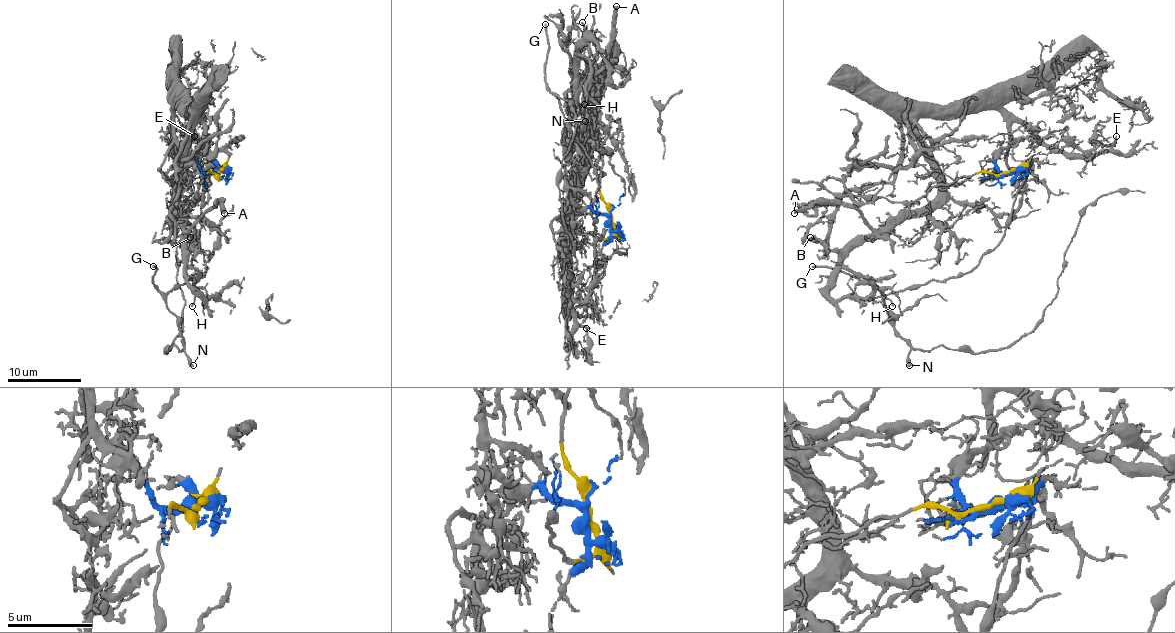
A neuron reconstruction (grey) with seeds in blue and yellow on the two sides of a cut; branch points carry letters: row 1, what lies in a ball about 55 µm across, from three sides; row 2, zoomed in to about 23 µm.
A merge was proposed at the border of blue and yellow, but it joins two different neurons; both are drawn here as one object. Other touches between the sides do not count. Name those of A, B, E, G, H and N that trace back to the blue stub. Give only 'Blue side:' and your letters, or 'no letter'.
Blue side: A, B, E, H

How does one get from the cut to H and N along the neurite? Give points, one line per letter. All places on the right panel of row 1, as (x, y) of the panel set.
H: (1005, 173), (995, 156), (1008, 122), (994, 109), (917, 120), (937, 197), (865, 235), (842, 263), (893, 307)
N: (1005, 173), (1027, 169), (1005, 237), (972, 270), (911, 285), (884, 299), (891, 327), (909, 347), (909, 365)

